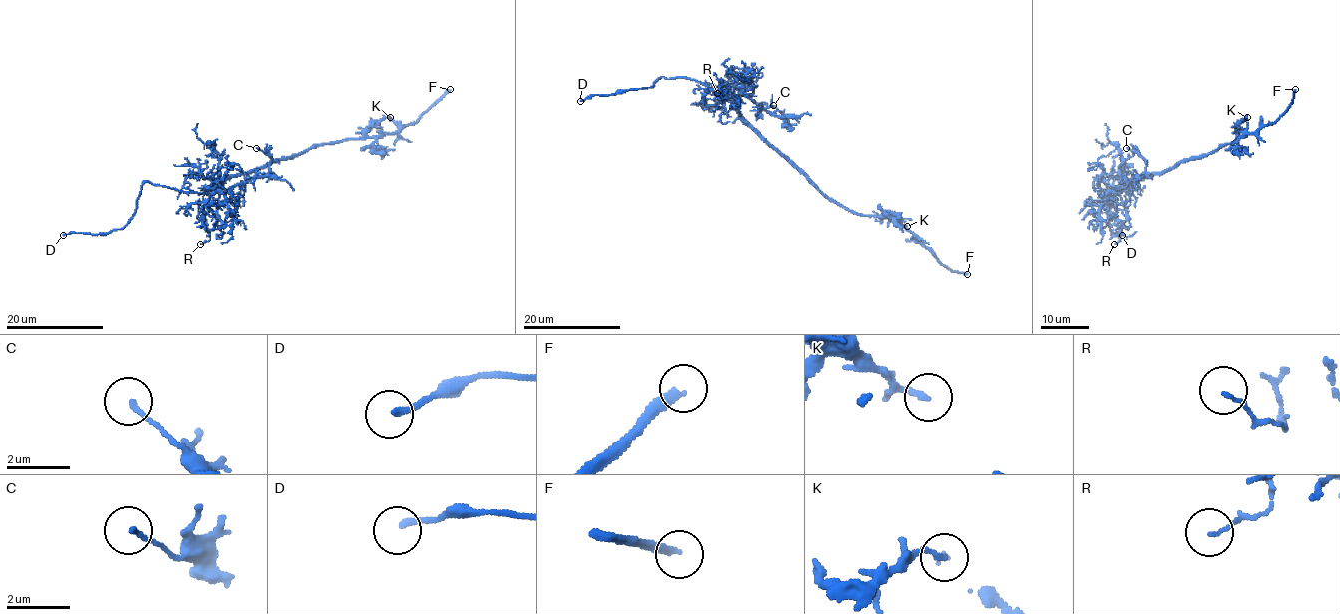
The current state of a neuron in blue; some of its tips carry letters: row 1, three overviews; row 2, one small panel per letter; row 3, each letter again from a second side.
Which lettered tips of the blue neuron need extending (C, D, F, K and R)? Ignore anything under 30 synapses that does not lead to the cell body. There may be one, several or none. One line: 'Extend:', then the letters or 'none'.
Extend: D, F

